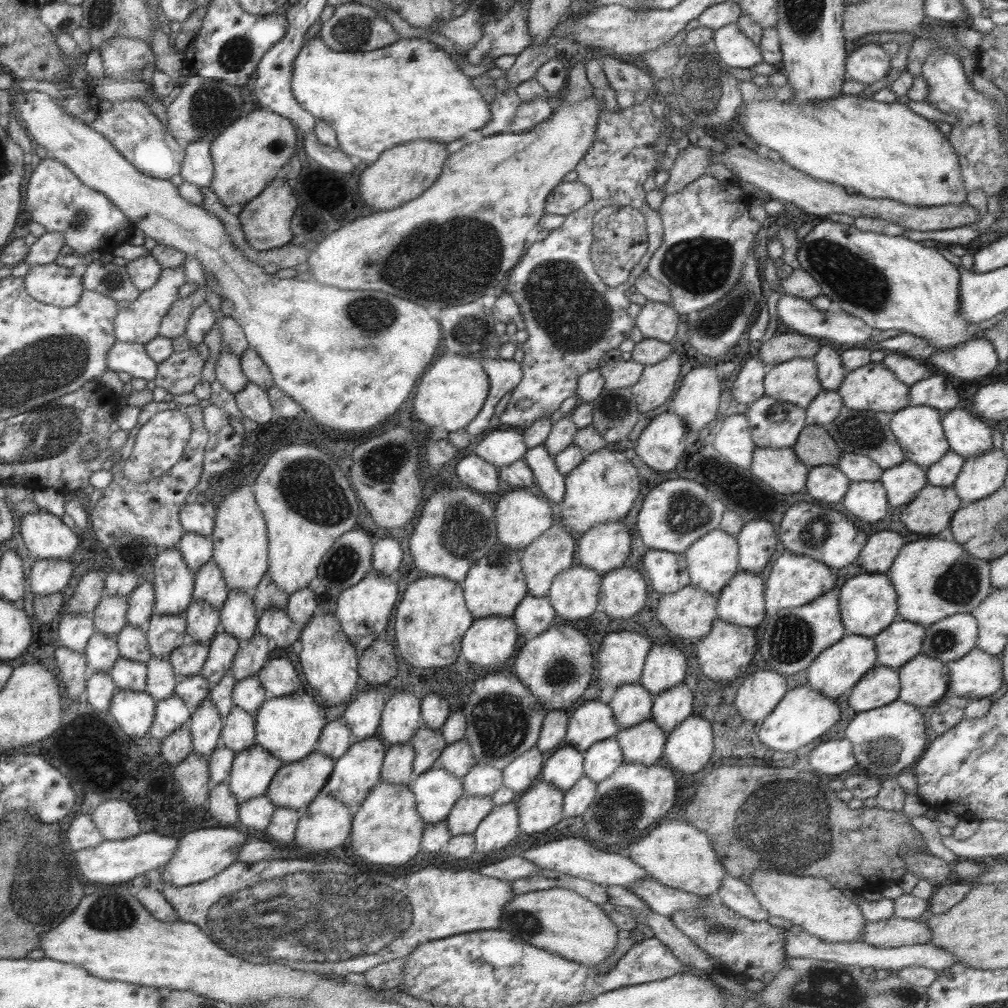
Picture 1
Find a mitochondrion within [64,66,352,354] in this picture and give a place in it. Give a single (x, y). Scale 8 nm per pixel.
(212, 105)

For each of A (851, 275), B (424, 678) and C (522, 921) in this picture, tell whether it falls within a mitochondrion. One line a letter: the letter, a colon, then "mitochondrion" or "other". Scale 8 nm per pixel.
A: mitochondrion
B: other
C: mitochondrion

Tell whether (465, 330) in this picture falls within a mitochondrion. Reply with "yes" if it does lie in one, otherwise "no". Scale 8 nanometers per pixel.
yes

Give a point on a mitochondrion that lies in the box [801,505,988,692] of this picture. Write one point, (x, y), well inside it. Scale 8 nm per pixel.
(961, 582)

